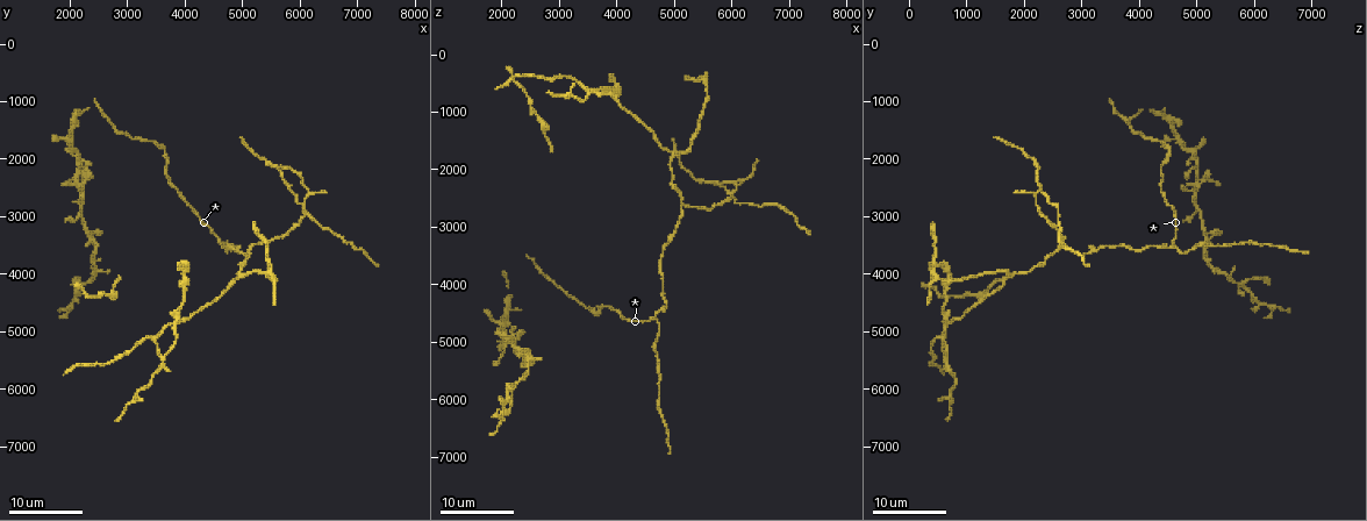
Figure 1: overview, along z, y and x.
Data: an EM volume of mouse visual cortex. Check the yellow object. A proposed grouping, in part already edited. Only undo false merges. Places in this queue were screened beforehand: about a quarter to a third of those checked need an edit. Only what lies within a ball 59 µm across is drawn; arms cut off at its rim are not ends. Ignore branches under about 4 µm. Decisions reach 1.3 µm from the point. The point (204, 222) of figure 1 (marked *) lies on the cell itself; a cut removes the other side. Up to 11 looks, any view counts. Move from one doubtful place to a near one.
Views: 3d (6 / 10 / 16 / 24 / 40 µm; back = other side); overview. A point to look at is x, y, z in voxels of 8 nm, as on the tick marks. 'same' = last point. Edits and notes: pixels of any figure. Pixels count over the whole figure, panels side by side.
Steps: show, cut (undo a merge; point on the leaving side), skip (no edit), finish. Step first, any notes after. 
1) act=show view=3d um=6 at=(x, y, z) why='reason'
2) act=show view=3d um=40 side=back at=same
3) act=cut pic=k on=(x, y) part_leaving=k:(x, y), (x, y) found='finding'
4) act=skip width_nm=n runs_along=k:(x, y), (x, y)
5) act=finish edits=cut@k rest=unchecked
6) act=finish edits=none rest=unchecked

act=show view=3d um=16 at=(4650, 3550, 4550) why='three-way junction'

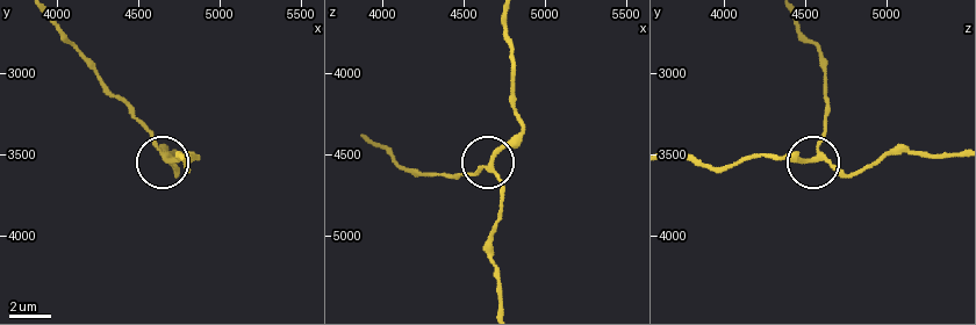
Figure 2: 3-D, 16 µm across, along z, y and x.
act=show view=3d um=6 at=(4680, 3520, 4580)

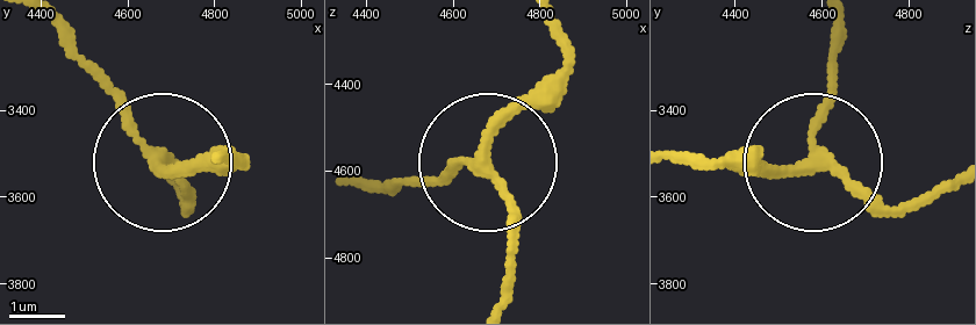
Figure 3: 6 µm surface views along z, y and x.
act=skip runs_along=3:(835, 19), (817, 153), (914, 214) found='one cell here'

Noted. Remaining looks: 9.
act=show view=3d um=24 at=(5000, 3650, 3200) why='sudden change in width'

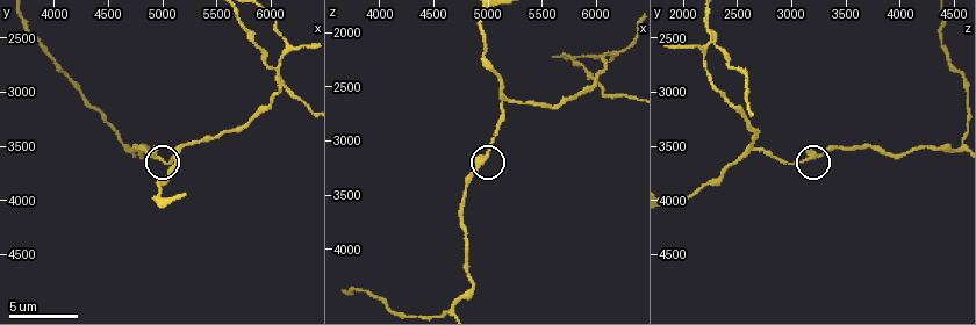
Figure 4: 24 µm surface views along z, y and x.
act=show view=3d um=10 at=(4980, 3620, 3160)

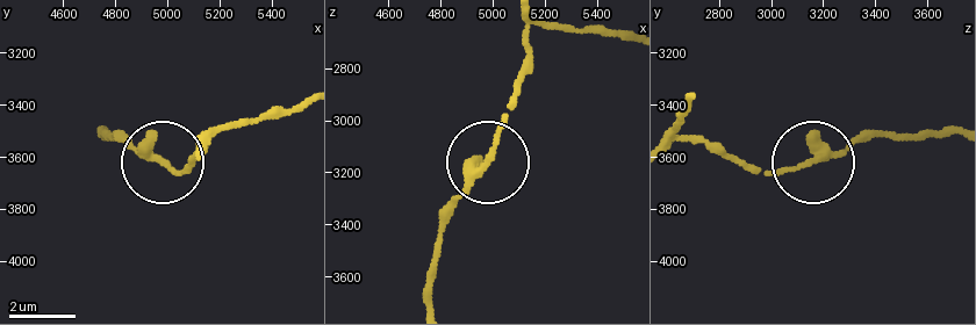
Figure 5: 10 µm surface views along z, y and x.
act=show view=3d um=6 at=(4980, 3600, 3150)

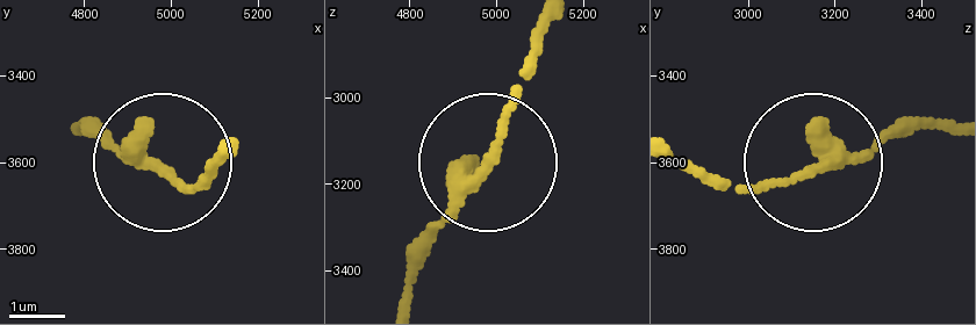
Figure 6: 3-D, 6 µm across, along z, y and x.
act=skip runs_along=6:(77, 123), (196, 193), (210, 179) found='one cell here'

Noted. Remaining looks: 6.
act=show view=3d um=16 at=(5050, 4000, 1700) why='a fork'

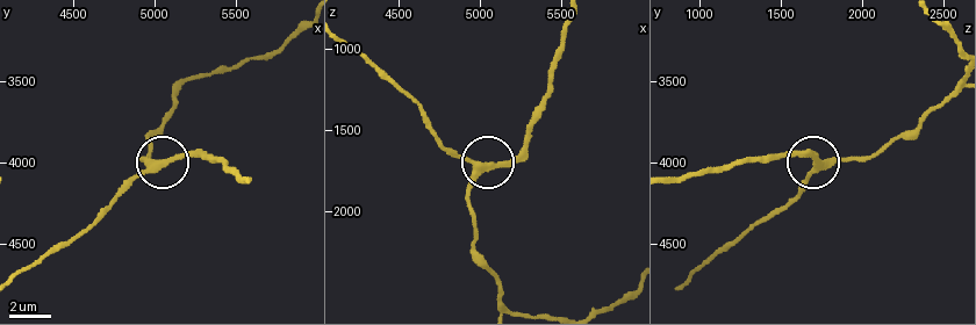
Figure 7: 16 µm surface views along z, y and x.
act=show view=3d um=6 at=(5020, 4040, 1720)

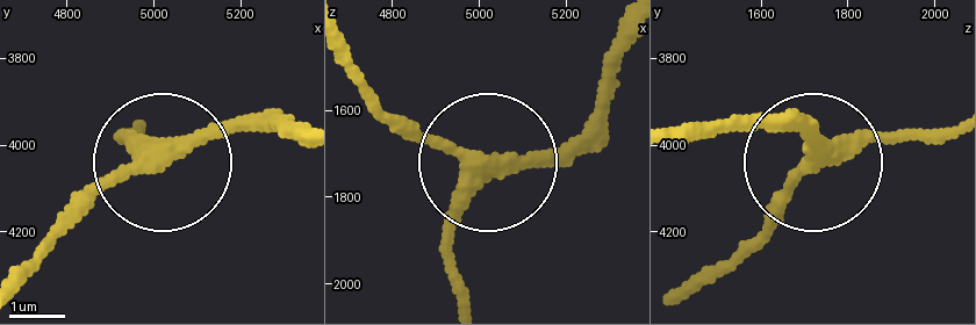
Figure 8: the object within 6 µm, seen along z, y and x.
act=skip arms=3 runs_along=8:(464, 301), (450, 259), (464, 189), (492, 167), (597, 139) found='all the same cell'

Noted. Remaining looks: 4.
act=show view=3d um=24 at=(5700, 2250, 2250) why='branch point'

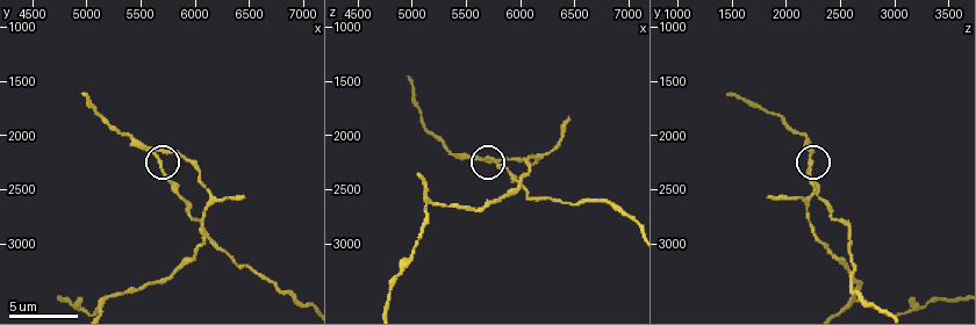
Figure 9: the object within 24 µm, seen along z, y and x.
act=show view=3d um=10 at=(5660, 2240, 2220)

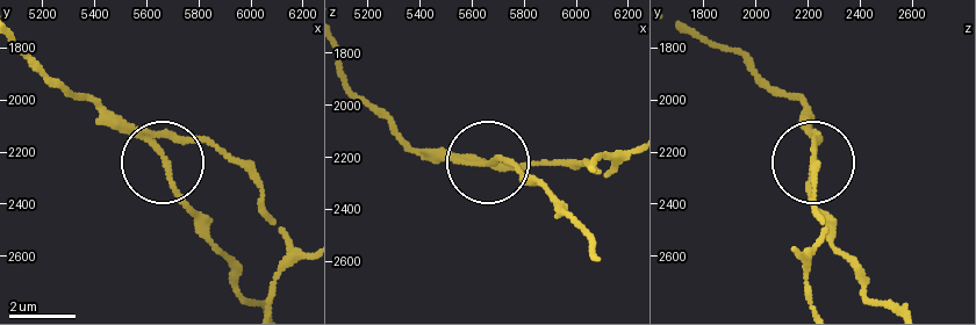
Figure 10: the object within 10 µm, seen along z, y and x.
act=show view=3d um=6 at=(5660, 2240, 2220)

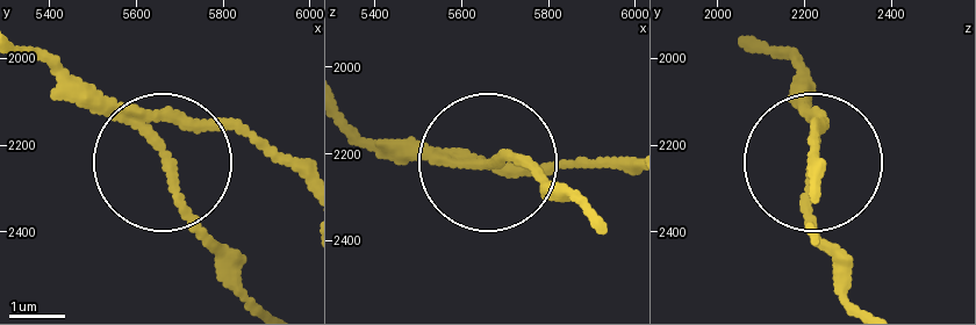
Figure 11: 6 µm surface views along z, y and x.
act=cut pic=11 on=(169, 189) arms=3 part_leaving=11:(129, 121), (235, 296) found='two cells meet here'

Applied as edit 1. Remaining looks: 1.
act=finish edits=cut@11 rest=unchecked

